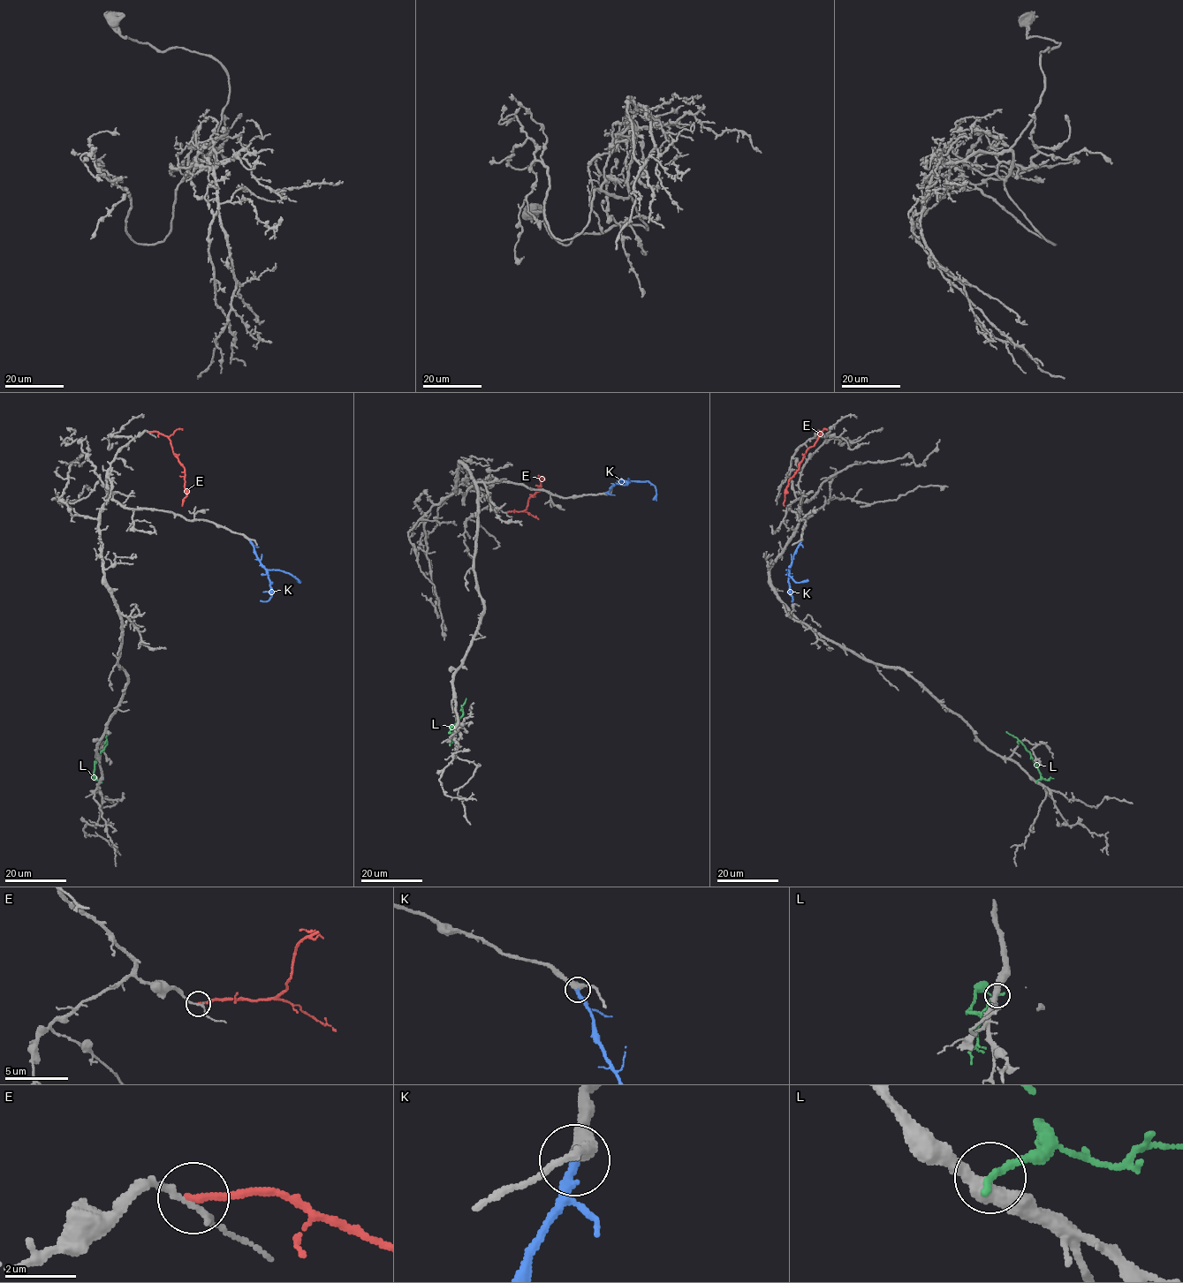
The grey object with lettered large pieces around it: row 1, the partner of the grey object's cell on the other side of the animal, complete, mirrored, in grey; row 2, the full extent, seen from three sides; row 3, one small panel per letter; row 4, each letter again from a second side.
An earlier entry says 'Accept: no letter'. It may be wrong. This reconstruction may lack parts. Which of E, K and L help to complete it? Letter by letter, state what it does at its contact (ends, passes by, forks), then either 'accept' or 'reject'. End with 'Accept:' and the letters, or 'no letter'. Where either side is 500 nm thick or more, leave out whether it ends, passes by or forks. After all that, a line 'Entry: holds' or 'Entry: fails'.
E: it ends there; reject
K: it ends there; accept
L: it ends there; reject
Accept: K
Entry: fails

